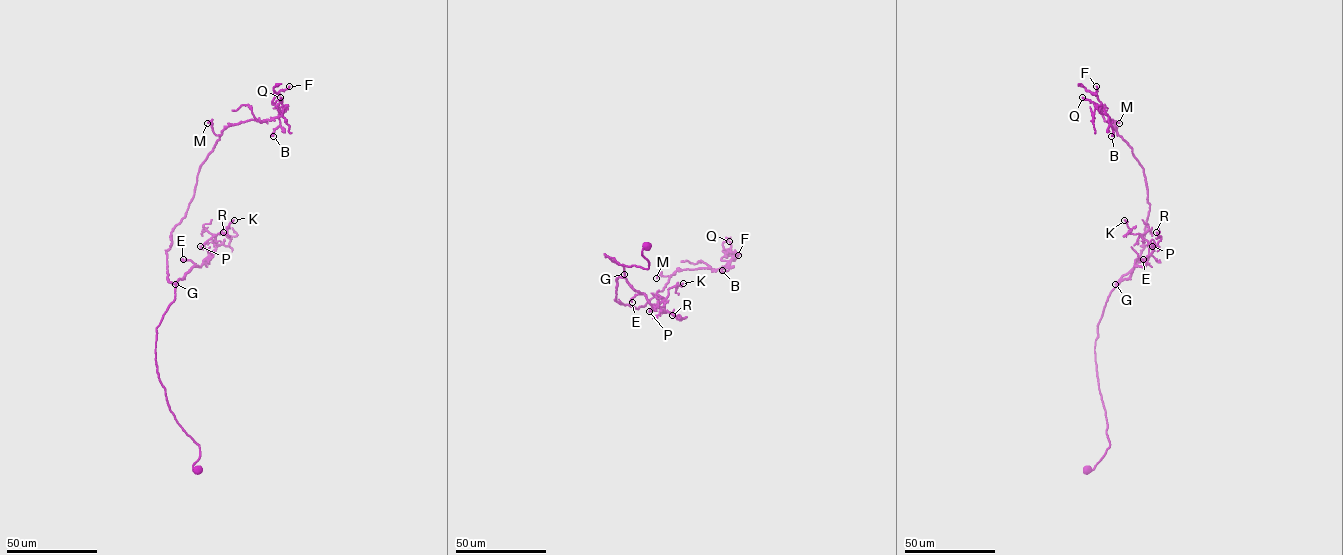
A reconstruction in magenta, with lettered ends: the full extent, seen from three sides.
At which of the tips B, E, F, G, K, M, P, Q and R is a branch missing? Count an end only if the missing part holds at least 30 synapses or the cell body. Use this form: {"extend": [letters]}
{"extend": ["Q"]}

